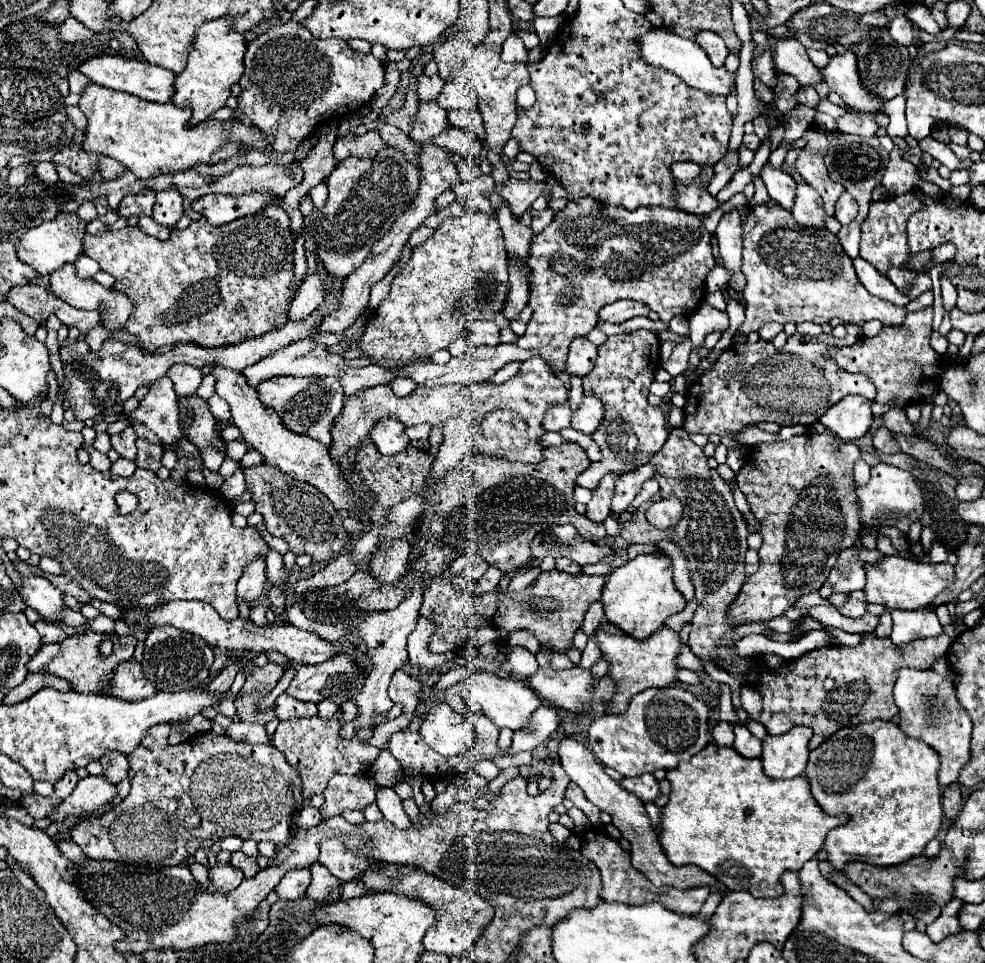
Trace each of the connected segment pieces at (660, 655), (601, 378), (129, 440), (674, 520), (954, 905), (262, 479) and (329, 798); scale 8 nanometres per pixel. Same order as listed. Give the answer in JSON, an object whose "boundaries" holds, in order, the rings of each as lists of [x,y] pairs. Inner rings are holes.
{"boundaries":[[[[602,622],[594,630],[594,638],[600,648],[600,658],[604,658],[610,668],[608,676],[616,682],[616,692],[606,708],[608,714],[622,714],[626,710],[626,704],[630,702],[630,696],[646,690],[646,688],[662,688],[674,682],[674,676],[678,672],[678,666],[674,658],[678,656],[678,650],[684,646],[678,640],[678,632],[670,630],[668,626],[658,628],[648,640],[634,640],[628,634],[624,634],[620,628],[616,628],[610,622]]],[[[648,330],[610,336],[608,342],[598,346],[598,360],[582,380],[584,392],[596,396],[604,404],[604,418],[594,432],[594,442],[602,450],[602,462],[590,464],[582,476],[584,480],[602,478],[608,472],[622,474],[646,464],[656,452],[662,450],[670,430],[662,408],[648,404],[648,388],[660,368],[660,338]]],[[[126,428],[124,432],[120,434],[112,434],[110,436],[112,440],[112,448],[122,456],[122,458],[128,458],[128,460],[134,460],[136,458],[136,434],[132,428]]],[[[676,496],[660,498],[660,500],[652,502],[646,510],[646,520],[660,530],[668,530],[668,528],[676,526],[680,522],[680,518],[682,518],[682,504]]],[[[950,900],[944,908],[942,908],[942,914],[932,922],[928,924],[928,936],[934,940],[934,942],[942,942],[946,936],[952,936],[952,934],[958,934],[962,928],[958,924],[958,910],[964,906],[962,900]]],[[[252,466],[244,468],[246,490],[256,502],[256,512],[264,516],[266,530],[272,536],[284,538],[294,554],[310,554],[314,562],[330,562],[346,544],[348,532],[342,526],[332,502],[312,484],[296,480],[274,466]]],[[[336,774],[326,790],[324,804],[320,806],[322,820],[342,814],[344,810],[362,810],[376,800],[376,782],[372,776],[346,776]]]]}

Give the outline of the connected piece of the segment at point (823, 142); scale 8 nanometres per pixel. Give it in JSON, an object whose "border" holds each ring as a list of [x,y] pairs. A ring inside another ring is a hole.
{"border":[[[808,128],[804,134],[808,144],[800,150],[796,168],[798,168],[800,176],[804,178],[804,182],[808,182],[822,196],[826,214],[834,216],[834,204],[836,204],[838,196],[844,192],[844,188],[842,188],[842,184],[836,184],[834,180],[830,180],[824,160],[822,160],[822,156],[826,154],[826,148],[828,148],[828,136],[832,136],[832,134]]]}

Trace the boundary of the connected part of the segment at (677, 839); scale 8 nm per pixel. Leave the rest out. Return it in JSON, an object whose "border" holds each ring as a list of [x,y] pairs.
{"border":[[[708,744],[692,760],[668,770],[666,778],[670,782],[670,796],[662,808],[658,838],[668,860],[674,866],[694,864],[712,874],[728,890],[746,890],[756,898],[778,898],[782,894],[780,874],[784,870],[798,872],[822,848],[826,834],[848,822],[848,816],[826,816],[818,808],[804,776],[772,780],[764,774],[760,758],[746,760],[734,748]]]}

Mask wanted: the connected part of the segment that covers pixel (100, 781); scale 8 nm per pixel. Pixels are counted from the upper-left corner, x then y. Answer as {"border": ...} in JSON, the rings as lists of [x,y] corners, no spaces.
{"border":[[[86,776],[78,780],[74,792],[64,798],[48,816],[52,822],[64,822],[70,816],[80,816],[88,810],[96,810],[116,796],[116,786],[104,776]]]}

